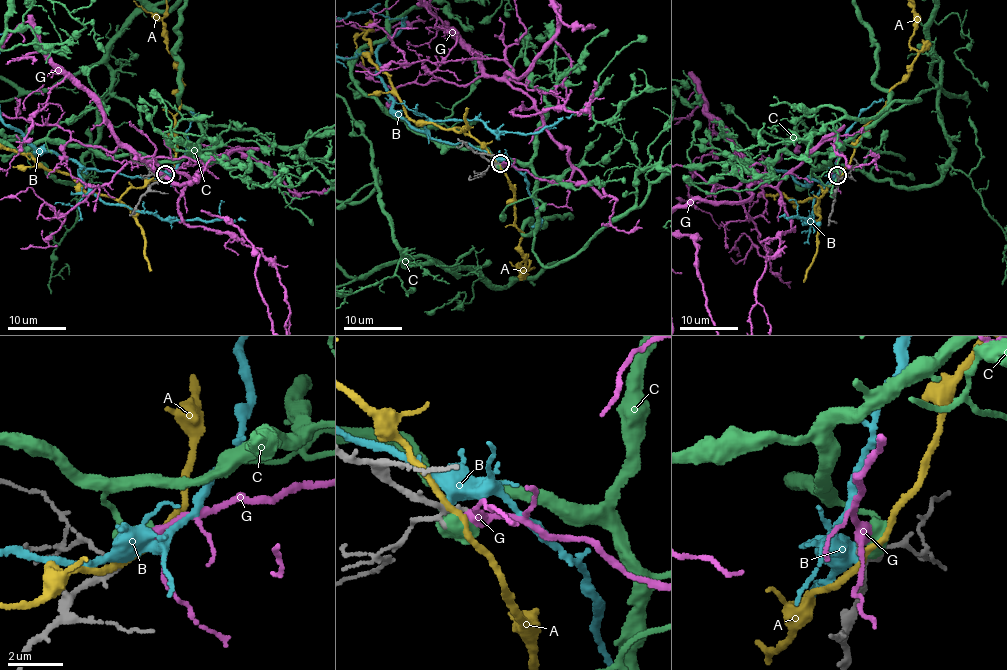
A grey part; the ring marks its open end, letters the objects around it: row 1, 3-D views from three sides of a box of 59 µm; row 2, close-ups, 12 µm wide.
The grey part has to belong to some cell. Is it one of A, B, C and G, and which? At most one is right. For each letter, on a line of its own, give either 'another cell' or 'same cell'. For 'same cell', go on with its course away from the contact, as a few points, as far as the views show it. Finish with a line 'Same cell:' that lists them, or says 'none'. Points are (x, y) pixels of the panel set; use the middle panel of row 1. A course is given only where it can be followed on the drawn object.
A: another cell
B: another cell
C: another cell
G: same cell
Same cell: G

